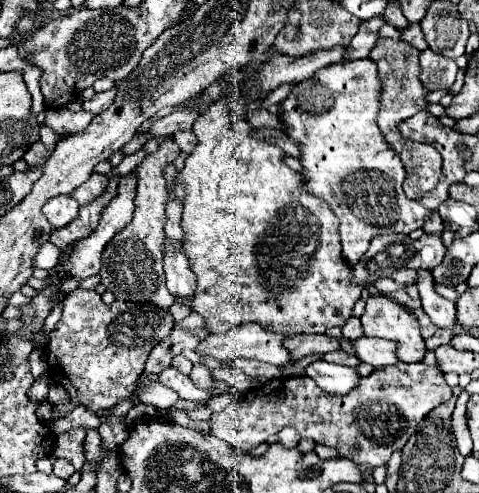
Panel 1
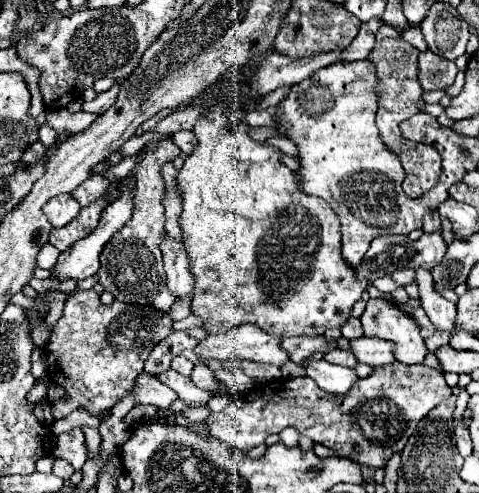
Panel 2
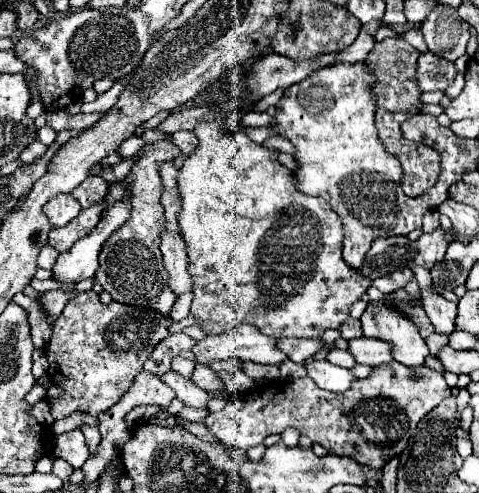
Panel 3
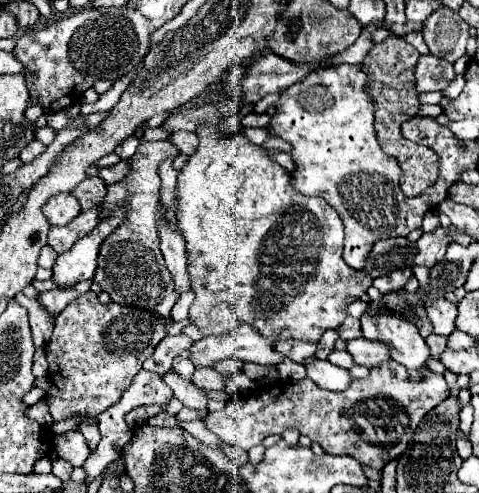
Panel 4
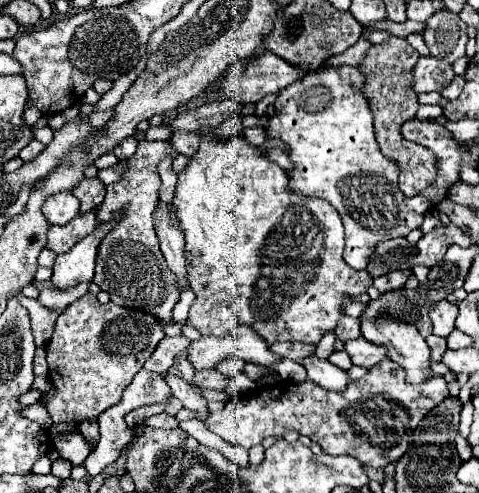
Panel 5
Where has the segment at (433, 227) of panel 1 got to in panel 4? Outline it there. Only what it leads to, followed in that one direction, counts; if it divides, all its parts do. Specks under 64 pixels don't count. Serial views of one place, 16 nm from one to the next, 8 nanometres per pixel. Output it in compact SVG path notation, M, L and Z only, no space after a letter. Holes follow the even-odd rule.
M432 208L432 210L428 210L428 212L426 212L426 216L424 216L422 232L432 232L432 230L436 229L436 226L438 226L438 224L440 224L440 220L438 220L438 210L436 210L436 208Z

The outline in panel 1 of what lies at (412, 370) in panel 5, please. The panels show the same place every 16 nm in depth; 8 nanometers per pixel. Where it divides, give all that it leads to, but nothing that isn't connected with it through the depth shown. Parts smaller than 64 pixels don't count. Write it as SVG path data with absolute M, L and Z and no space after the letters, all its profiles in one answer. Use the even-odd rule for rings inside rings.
M370 296L366 300L366 312L362 314L362 328L364 328L364 336L376 336L376 338L386 338L398 344L396 348L396 358L404 364L416 364L424 360L426 354L426 344L420 336L420 324L416 320L416 316L412 316L412 312L404 310L394 298L388 296Z

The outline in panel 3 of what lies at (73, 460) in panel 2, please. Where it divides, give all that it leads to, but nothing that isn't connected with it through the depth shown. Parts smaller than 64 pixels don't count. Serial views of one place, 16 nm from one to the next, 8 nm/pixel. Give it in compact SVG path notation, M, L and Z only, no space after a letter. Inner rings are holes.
M80 428L57 436L53 453L55 457L66 460L75 469L81 468L90 454Z

